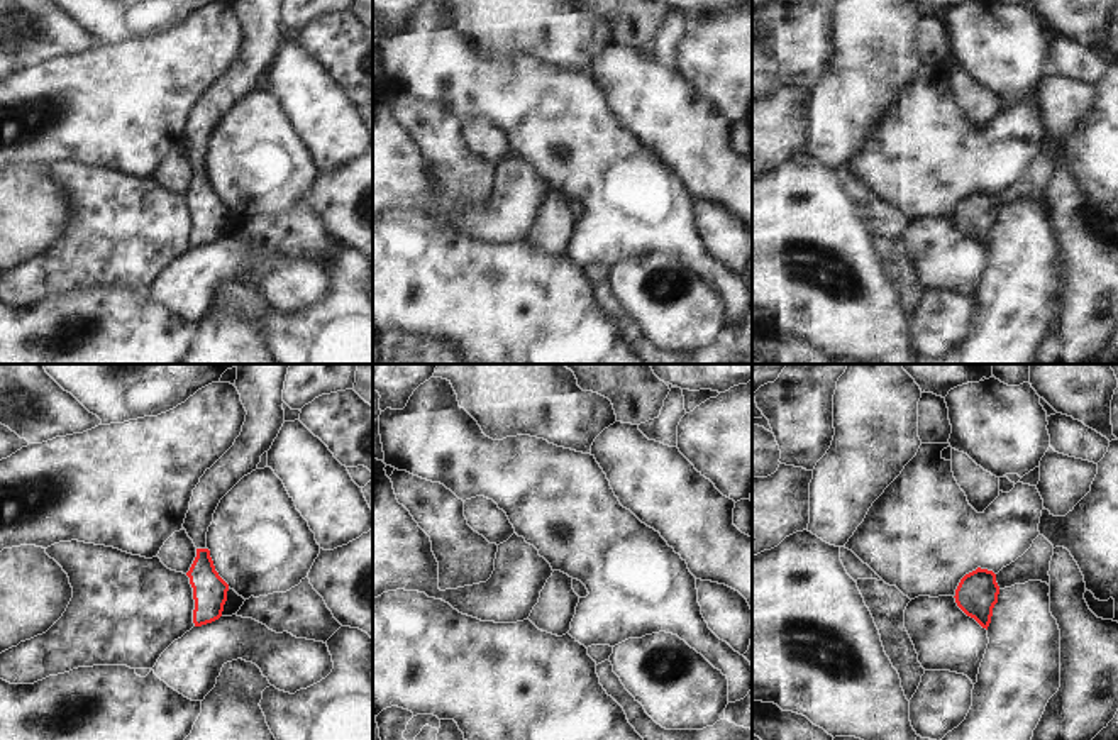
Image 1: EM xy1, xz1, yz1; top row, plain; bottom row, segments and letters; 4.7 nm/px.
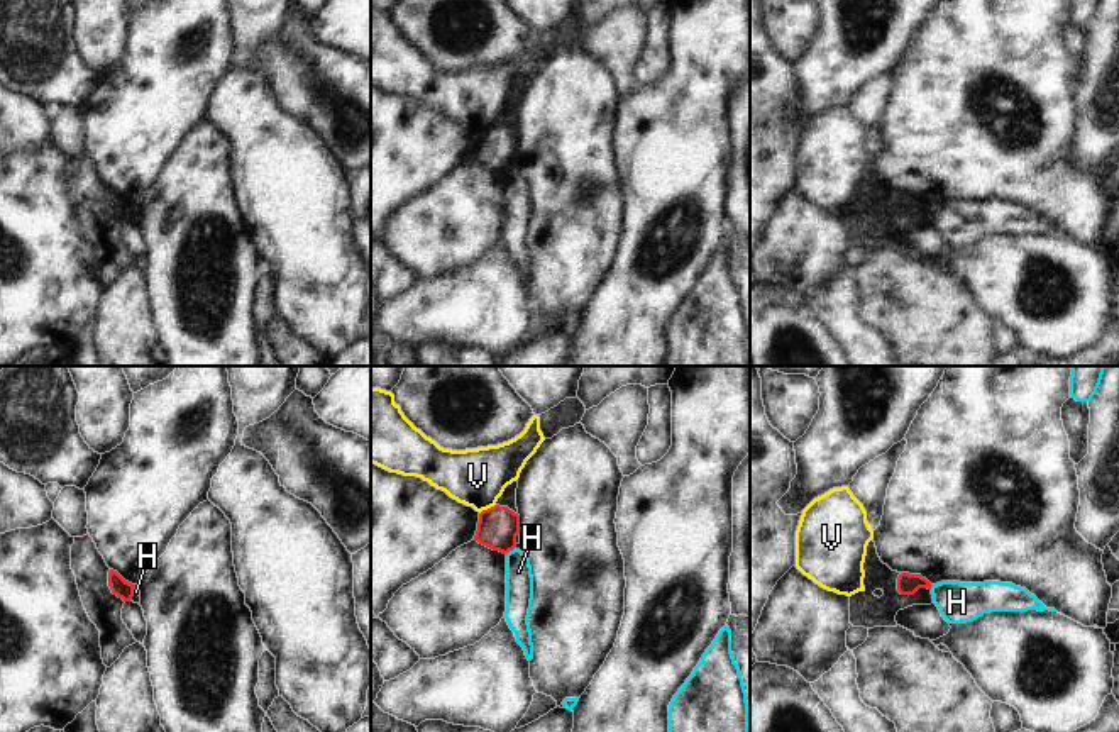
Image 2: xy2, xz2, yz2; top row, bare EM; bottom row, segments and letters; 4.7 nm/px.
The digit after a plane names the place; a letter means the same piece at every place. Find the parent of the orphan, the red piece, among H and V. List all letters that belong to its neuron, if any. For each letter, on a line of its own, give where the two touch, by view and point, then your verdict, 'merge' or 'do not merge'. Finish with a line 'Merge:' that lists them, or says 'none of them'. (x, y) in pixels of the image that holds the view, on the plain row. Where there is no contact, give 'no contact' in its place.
H: meets red in xz2 at (510, 170); do not merge
V: meets red in xz2 at (488, 129); do not merge
Merge: none of them

